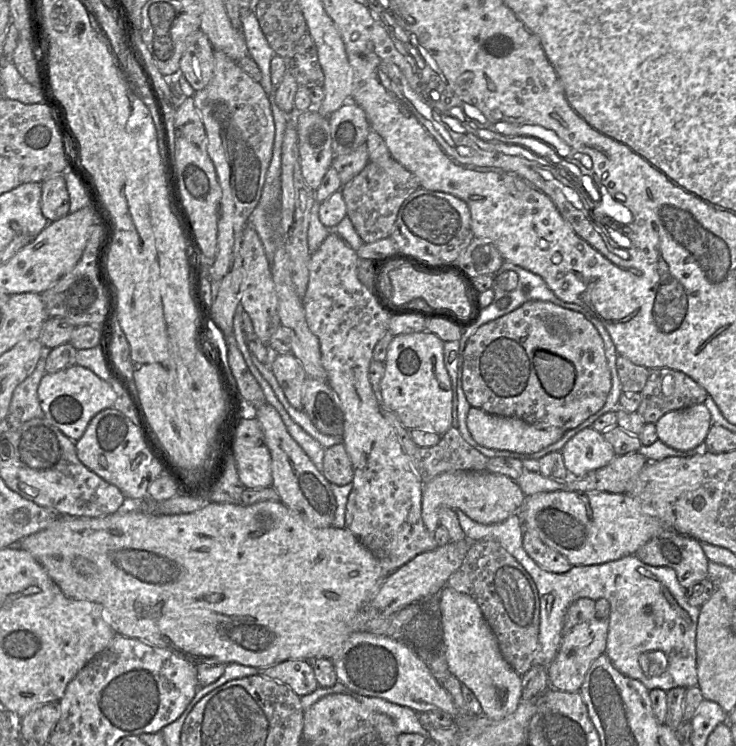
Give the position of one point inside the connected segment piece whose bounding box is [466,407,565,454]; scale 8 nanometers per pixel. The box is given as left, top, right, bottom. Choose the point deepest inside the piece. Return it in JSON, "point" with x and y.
{"point":[495,432]}

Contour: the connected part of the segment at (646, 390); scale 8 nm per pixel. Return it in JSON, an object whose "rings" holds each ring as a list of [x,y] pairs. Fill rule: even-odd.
{"rings":[[[670,368],[648,370],[650,372],[647,382],[640,392],[642,400],[636,411],[645,423],[655,424],[668,412],[702,404],[708,396],[708,392],[703,387],[681,371]]]}

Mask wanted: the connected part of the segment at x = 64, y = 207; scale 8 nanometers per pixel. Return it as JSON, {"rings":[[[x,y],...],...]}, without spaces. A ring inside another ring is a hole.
{"rings":[[[63,174],[42,182],[41,210],[44,217],[53,222],[70,213],[69,209],[69,193]]]}

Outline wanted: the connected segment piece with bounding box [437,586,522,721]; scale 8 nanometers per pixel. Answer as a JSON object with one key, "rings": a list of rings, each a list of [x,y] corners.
{"rings":[[[448,586],[440,590],[437,598],[441,615],[441,653],[449,671],[473,692],[485,717],[499,721],[511,715],[521,701],[521,676],[503,658],[478,604],[470,596]]]}

